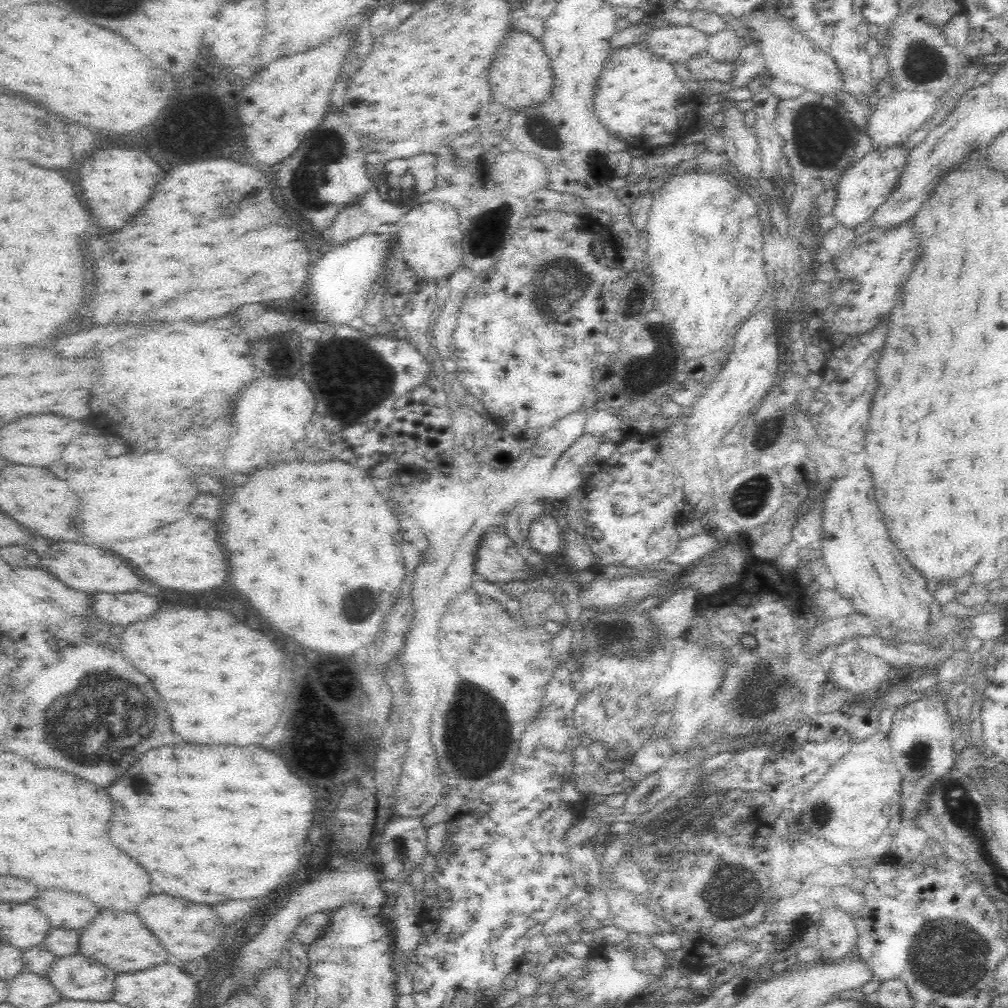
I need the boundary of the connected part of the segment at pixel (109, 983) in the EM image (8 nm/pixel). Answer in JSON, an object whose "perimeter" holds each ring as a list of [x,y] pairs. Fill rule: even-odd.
{"perimeter":[[[80,954],[55,957],[45,976],[63,999],[106,1002],[113,994],[117,973]]]}

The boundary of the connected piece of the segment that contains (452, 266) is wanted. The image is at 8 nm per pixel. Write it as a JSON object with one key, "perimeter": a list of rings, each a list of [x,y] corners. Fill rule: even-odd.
{"perimeter":[[[424,201],[422,204],[413,205],[407,213],[397,219],[393,225],[388,225],[389,232],[395,238],[395,244],[398,246],[399,254],[403,259],[415,270],[418,275],[434,279],[444,284],[450,274],[463,264],[463,248],[464,235],[461,231],[461,212],[450,207],[447,203],[441,201]]]}

